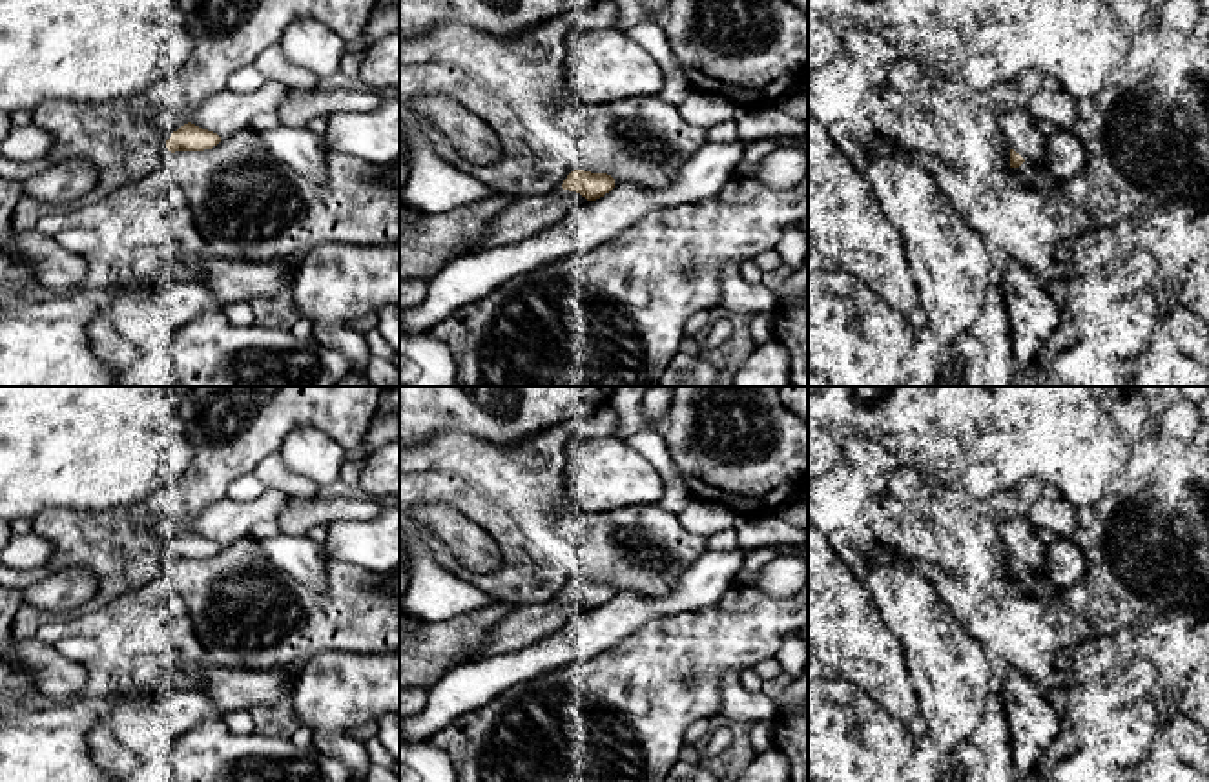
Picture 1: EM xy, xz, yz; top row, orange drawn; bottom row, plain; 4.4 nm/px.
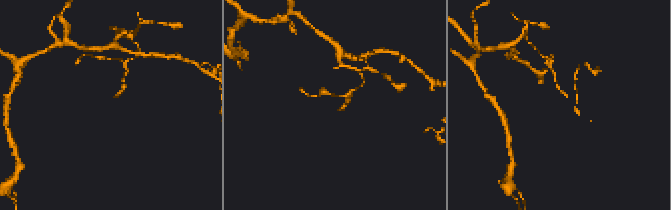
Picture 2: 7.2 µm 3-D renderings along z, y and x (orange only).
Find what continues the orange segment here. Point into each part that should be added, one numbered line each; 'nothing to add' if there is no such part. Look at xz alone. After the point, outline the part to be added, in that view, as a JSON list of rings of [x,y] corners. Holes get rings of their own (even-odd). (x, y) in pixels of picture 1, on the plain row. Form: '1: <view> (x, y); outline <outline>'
nothing to add

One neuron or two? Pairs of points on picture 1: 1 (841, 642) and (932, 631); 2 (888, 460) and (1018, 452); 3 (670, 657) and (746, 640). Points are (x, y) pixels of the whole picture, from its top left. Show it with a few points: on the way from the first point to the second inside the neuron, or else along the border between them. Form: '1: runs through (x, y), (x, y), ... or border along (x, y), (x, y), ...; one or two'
1: border along (872, 598), (883, 622), (901, 646), (909, 675); two
2: border along (856, 436), (876, 440), (894, 456); two
3: runs through (688, 653), (708, 640), (728, 640); one

